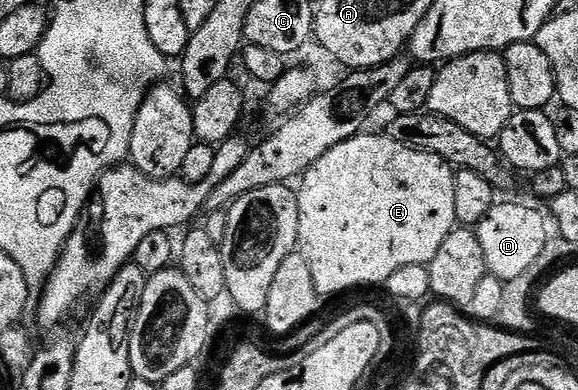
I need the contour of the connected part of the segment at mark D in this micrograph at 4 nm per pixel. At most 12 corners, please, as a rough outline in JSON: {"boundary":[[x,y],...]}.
{"boundary":[[493,204],[474,228],[489,273],[518,278],[550,224],[524,204]]}

